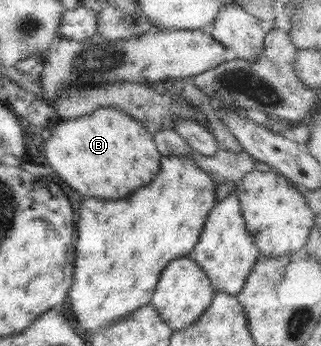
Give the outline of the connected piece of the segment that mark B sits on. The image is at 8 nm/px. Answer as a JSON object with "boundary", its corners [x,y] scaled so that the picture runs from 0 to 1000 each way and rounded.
{"boundary":[[[346,309],[299,312],[240,347],[190,344],[143,405],[150,480],[227,549],[296,572],[389,572],[495,500],[502,445],[480,390],[408,332]]]}

